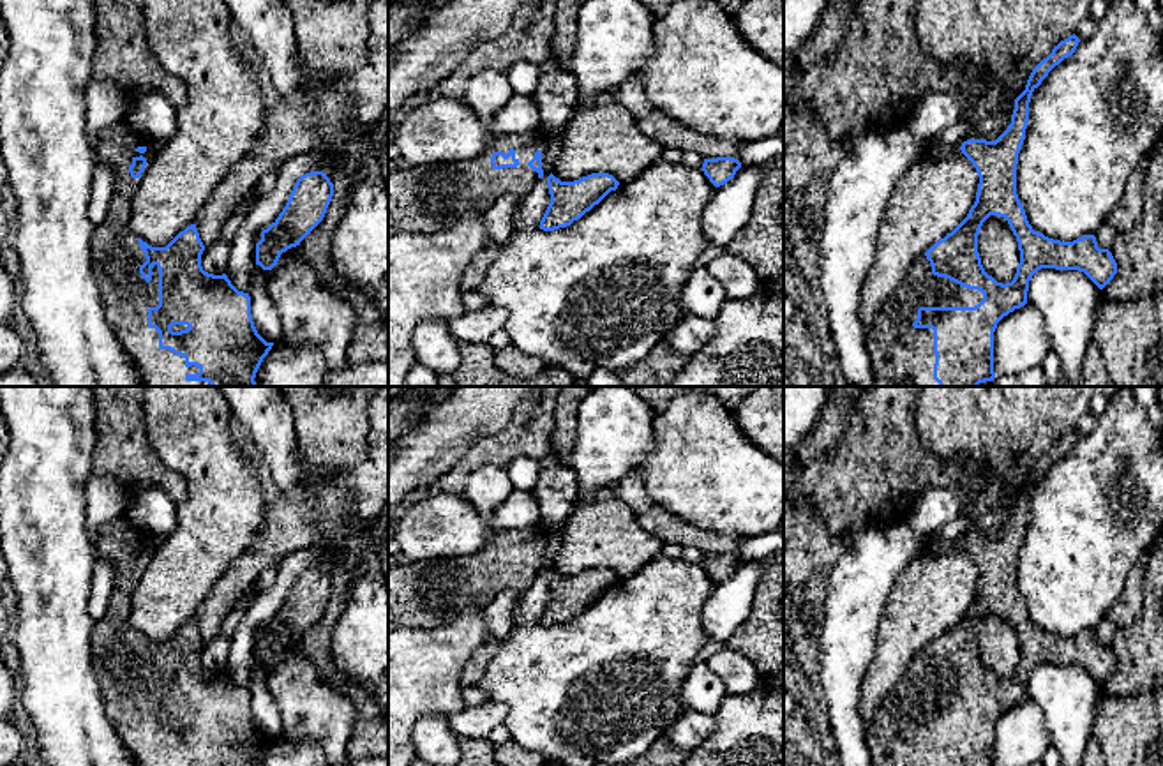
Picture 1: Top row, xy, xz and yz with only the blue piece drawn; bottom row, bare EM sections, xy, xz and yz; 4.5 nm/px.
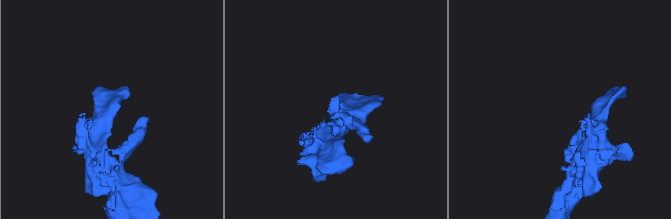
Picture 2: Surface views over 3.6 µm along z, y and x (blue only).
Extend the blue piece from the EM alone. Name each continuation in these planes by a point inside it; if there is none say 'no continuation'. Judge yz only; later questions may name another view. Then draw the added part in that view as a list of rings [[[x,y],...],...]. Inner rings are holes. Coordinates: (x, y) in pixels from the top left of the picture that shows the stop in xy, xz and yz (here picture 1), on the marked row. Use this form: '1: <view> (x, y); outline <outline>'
1: yz (897, 352); outline [[[925,254],[912,261],[902,284],[884,300],[874,327],[865,335],[865,348],[874,381],[888,381],[898,387],[905,379],[912,387],[939,387],[934,379],[934,330],[914,328],[919,307],[974,307],[983,300],[978,289],[962,288],[960,284],[932,274],[932,265]]]

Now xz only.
1: xz (420, 198); outline [[[536,129],[526,134],[492,134],[487,148],[475,159],[402,166],[388,173],[388,235],[434,233],[457,217],[489,212],[501,198],[517,201],[528,194],[538,173],[528,162],[542,152],[542,169],[549,139]],[[515,150],[517,168],[494,169],[494,152]]]

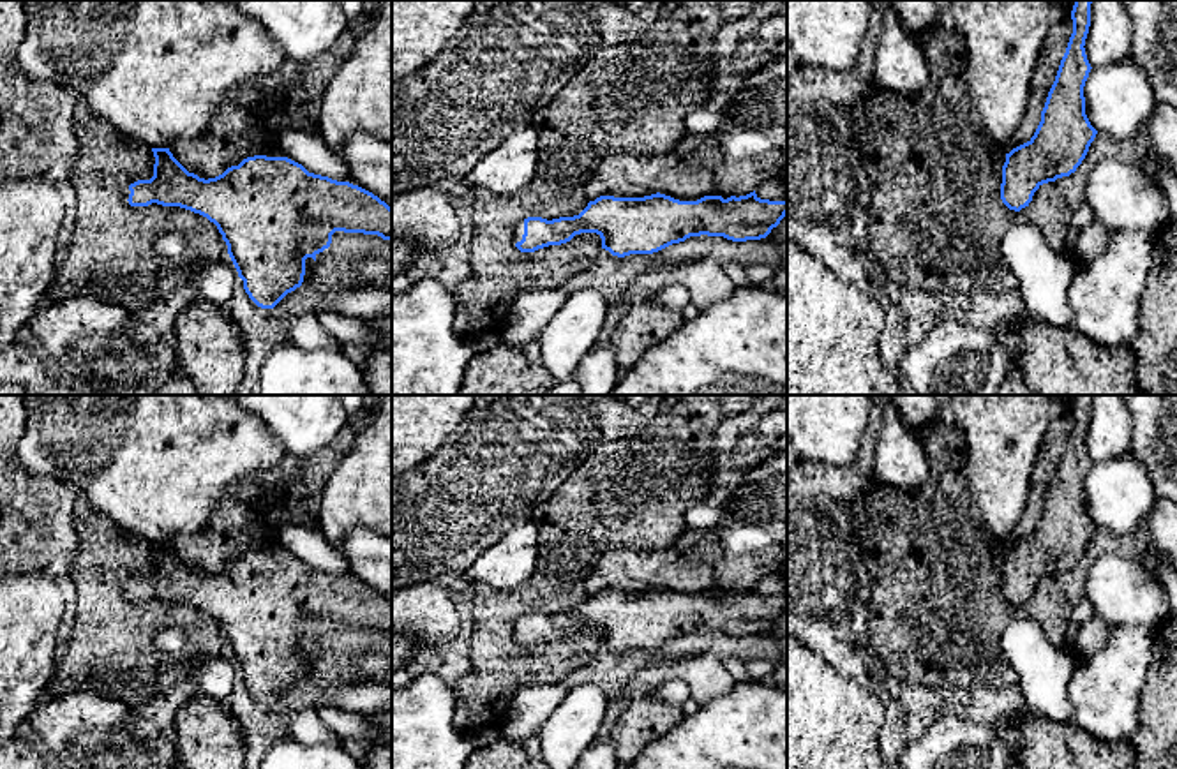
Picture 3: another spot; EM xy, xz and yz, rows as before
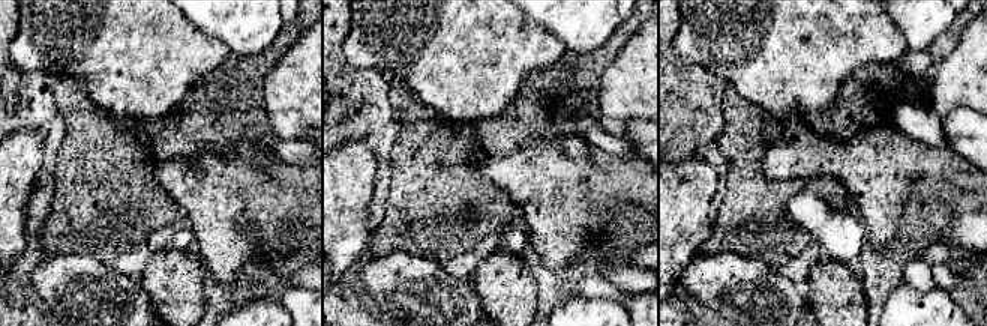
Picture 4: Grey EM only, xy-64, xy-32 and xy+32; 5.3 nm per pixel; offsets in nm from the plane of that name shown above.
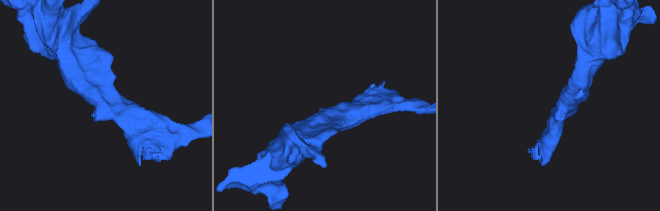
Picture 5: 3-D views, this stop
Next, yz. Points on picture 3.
no continuation

